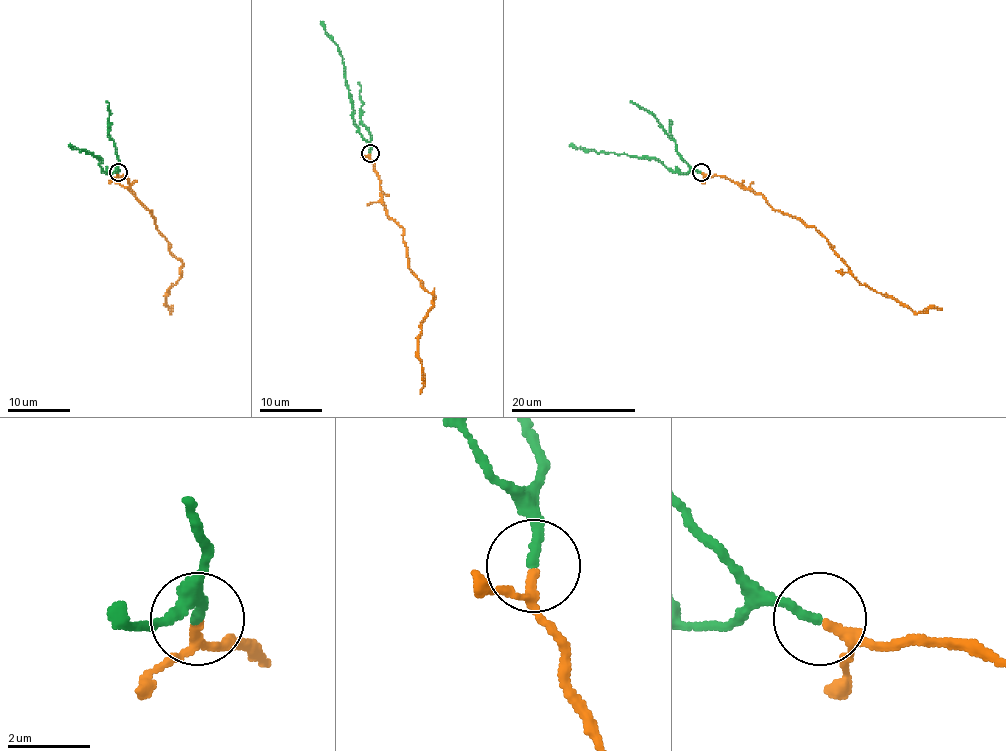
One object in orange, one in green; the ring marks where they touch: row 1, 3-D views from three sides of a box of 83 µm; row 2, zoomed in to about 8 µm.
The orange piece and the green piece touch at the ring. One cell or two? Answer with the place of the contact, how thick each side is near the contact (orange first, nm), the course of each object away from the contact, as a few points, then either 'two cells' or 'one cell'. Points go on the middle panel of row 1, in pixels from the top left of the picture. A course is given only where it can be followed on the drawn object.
(370, 153) | 200/240 nm | orange via (370, 154), (379, 180), (381, 204), (403, 229), (408, 264), (434, 297), (418, 338), (423, 385), (420, 394) | green via (370, 152), (369, 143), (351, 115), (340, 51), (320, 21) | one cell

